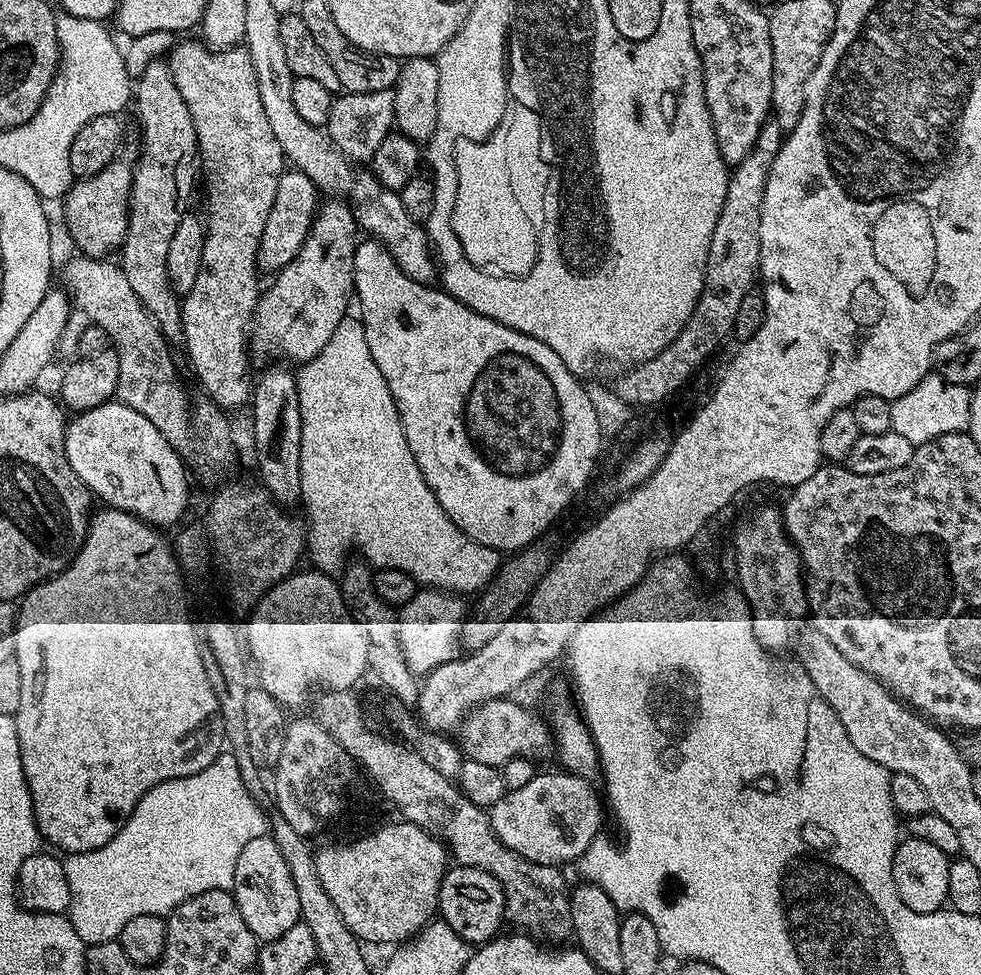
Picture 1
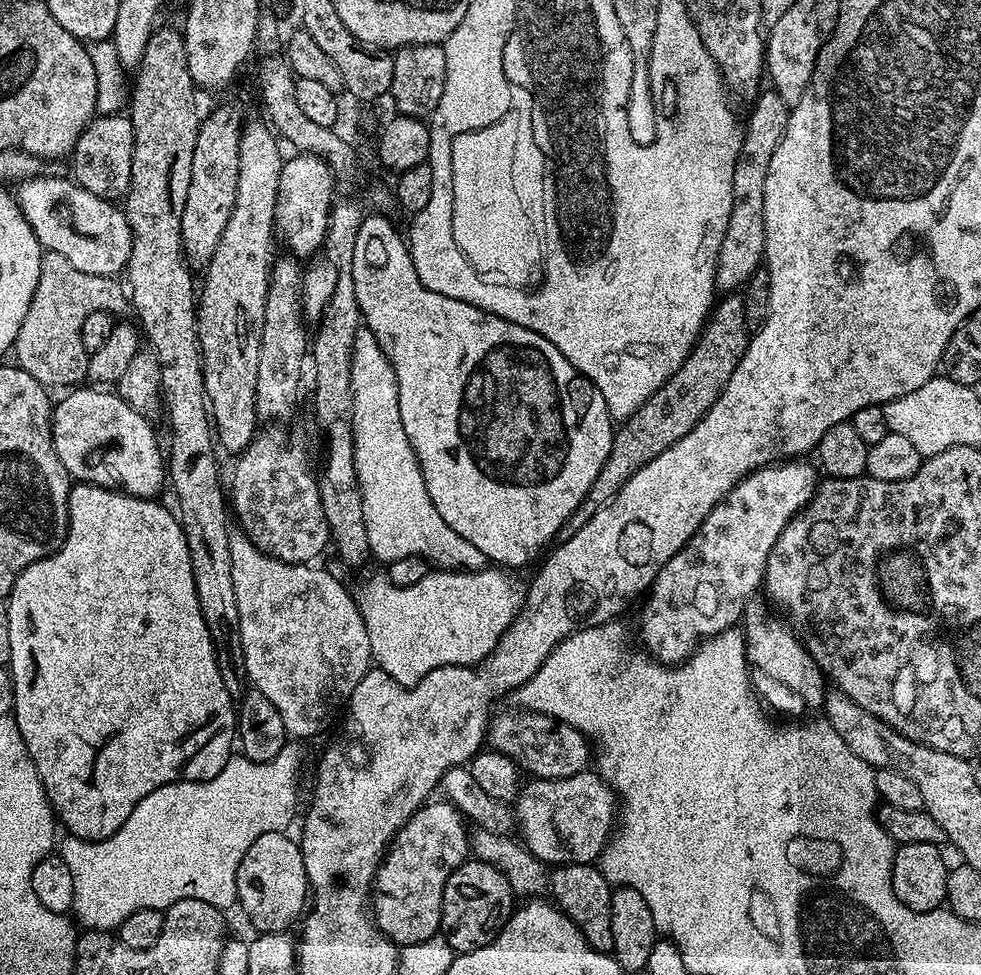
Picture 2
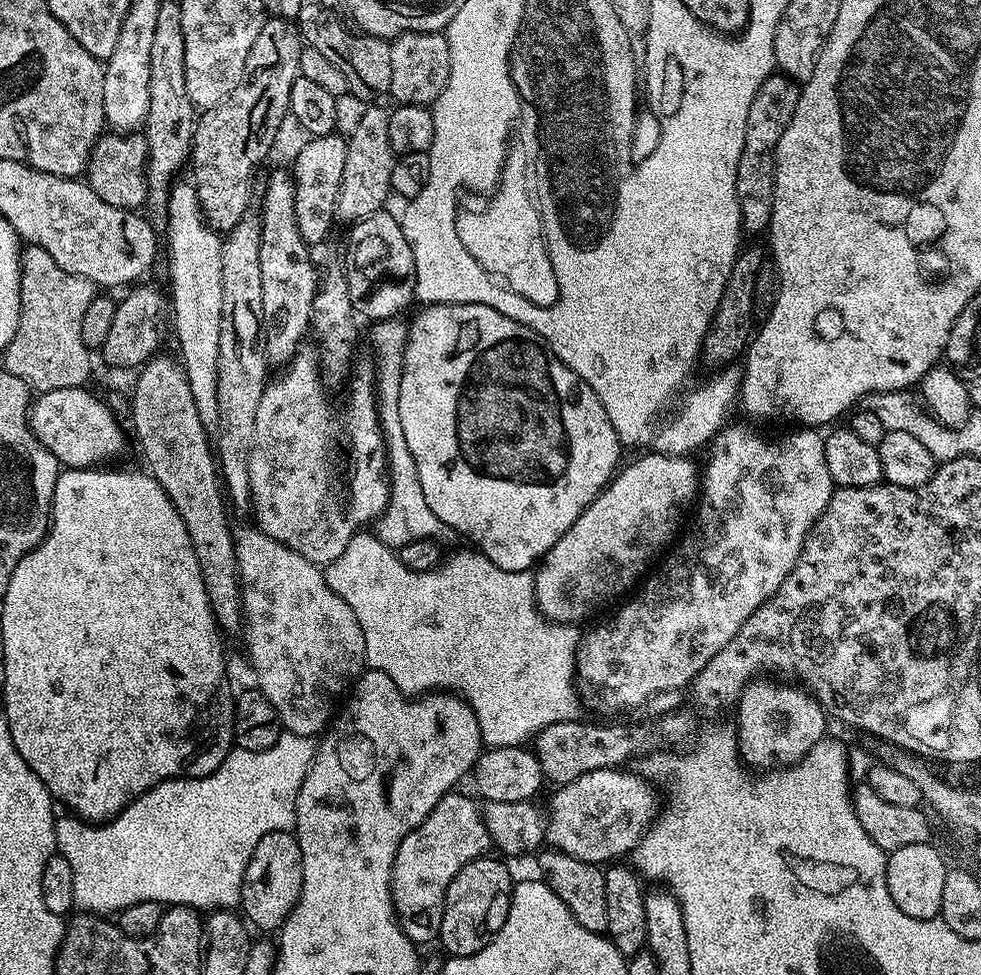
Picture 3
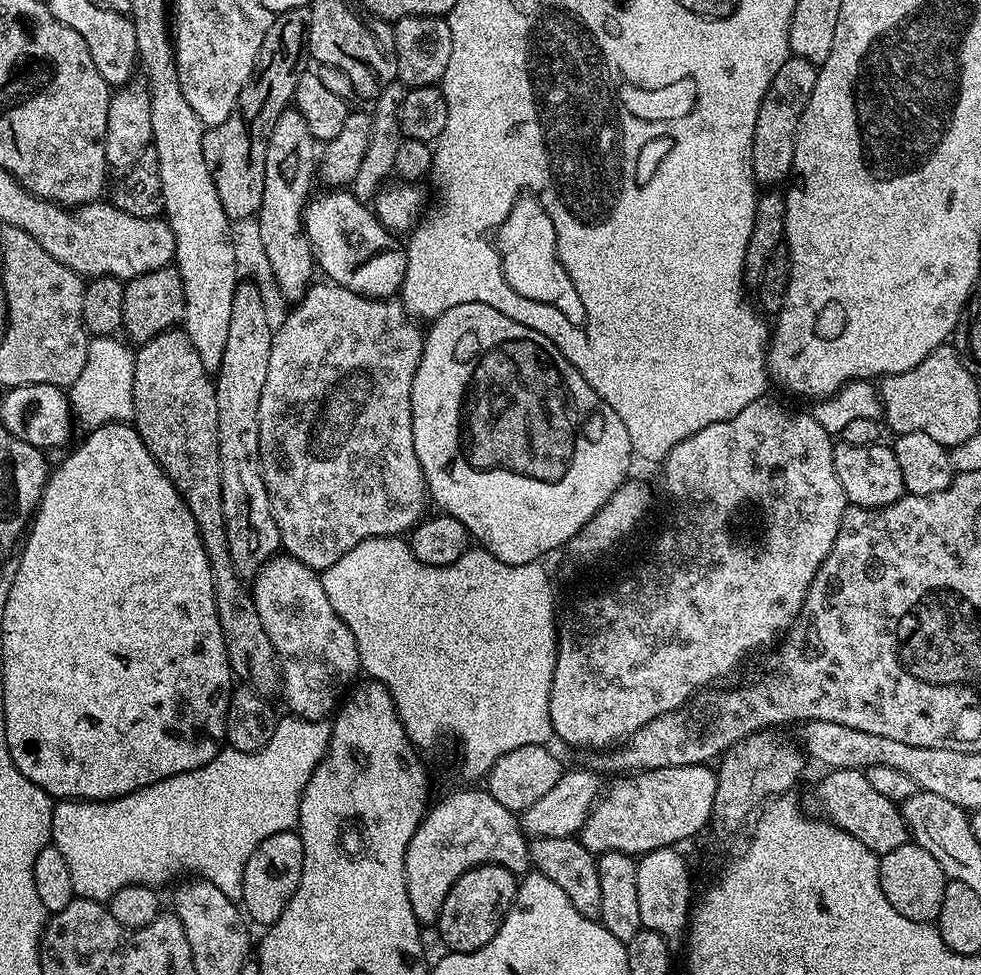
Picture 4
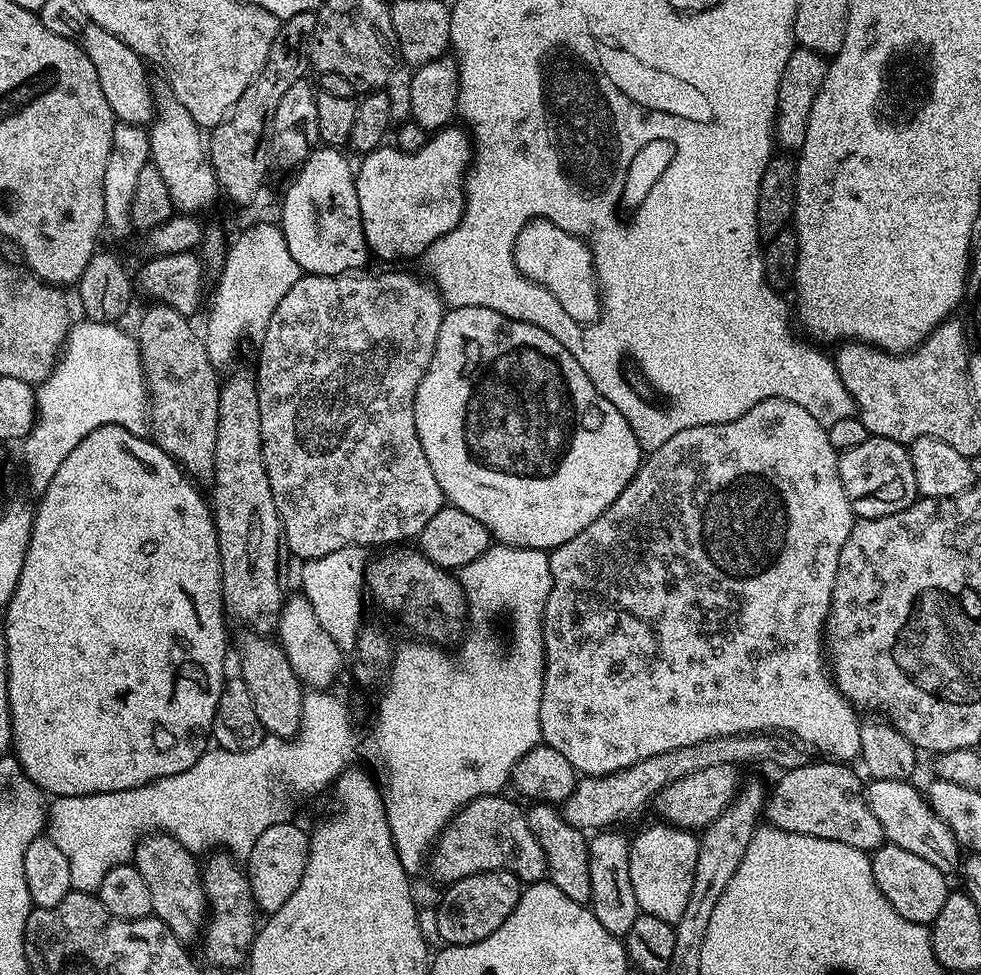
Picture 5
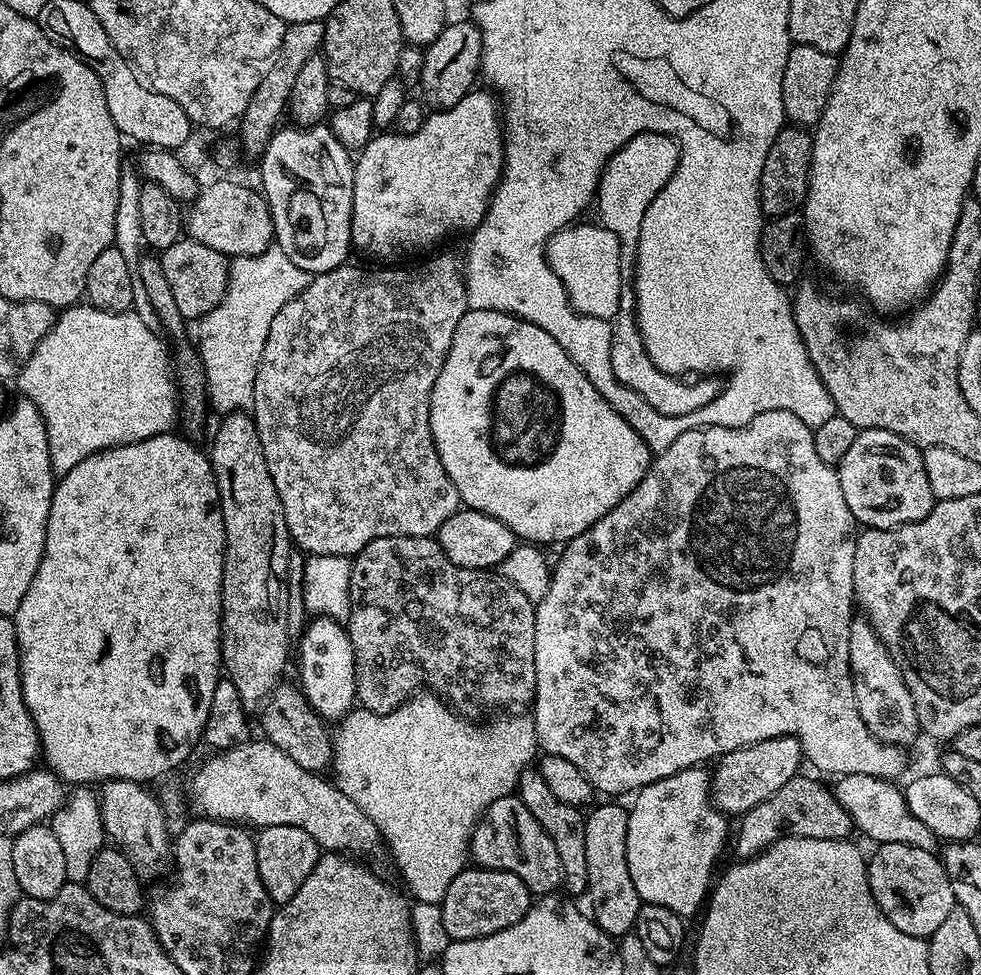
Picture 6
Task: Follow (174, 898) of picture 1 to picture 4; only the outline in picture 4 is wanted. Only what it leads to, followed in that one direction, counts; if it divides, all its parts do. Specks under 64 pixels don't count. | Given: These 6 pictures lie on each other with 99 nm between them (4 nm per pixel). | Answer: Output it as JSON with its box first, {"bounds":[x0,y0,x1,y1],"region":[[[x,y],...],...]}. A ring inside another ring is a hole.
{"bounds":[51,714,332,902],"region":[[[292,714],[286,716],[285,720],[284,717],[277,719],[274,738],[270,738],[270,742],[266,742],[266,746],[262,746],[262,750],[257,752],[239,752],[225,747],[217,752],[209,764],[177,776],[171,776],[162,782],[154,782],[142,790],[120,796],[116,800],[60,800],[52,809],[51,843],[58,850],[58,854],[62,854],[62,858],[66,858],[66,866],[70,866],[73,893],[82,900],[107,902],[114,894],[118,894],[118,890],[122,890],[126,886],[131,884],[161,886],[160,884],[166,883],[167,880],[175,881],[177,879],[175,876],[179,872],[184,872],[189,868],[192,871],[189,873],[193,877],[208,880],[214,886],[218,886],[218,890],[222,890],[222,894],[226,894],[226,898],[237,902],[243,901],[242,878],[250,854],[254,854],[254,850],[258,850],[258,846],[266,838],[270,838],[270,834],[290,832],[297,827],[300,819],[300,799],[306,790],[306,782],[310,782],[310,774],[320,765],[321,758],[328,753],[328,739],[332,737],[332,725],[327,719],[308,721],[297,719]]]}

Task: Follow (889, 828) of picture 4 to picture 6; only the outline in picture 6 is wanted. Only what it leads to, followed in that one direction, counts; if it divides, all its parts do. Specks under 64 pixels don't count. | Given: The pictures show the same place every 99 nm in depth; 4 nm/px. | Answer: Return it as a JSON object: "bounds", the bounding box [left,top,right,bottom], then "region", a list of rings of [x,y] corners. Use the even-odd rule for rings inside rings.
{"bounds":[734,774,854,858],"region":[[[797,774],[786,782],[766,802],[758,802],[754,810],[744,813],[739,817],[740,829],[735,829],[734,844],[740,858],[751,858],[759,852],[764,852],[781,836],[797,836],[798,838],[814,838],[815,840],[831,840],[844,842],[849,838],[848,831],[853,831],[854,825],[850,814],[842,810],[835,791],[816,780],[811,780],[805,774]]]}

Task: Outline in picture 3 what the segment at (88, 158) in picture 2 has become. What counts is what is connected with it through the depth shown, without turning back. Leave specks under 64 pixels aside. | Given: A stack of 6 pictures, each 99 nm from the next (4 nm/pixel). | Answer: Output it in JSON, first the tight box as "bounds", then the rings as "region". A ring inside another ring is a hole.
{"bounds":[86,131,148,212],"region":[[[109,131],[101,135],[88,159],[86,183],[102,202],[127,212],[143,209],[148,203],[148,143],[143,131],[127,134]]]}

